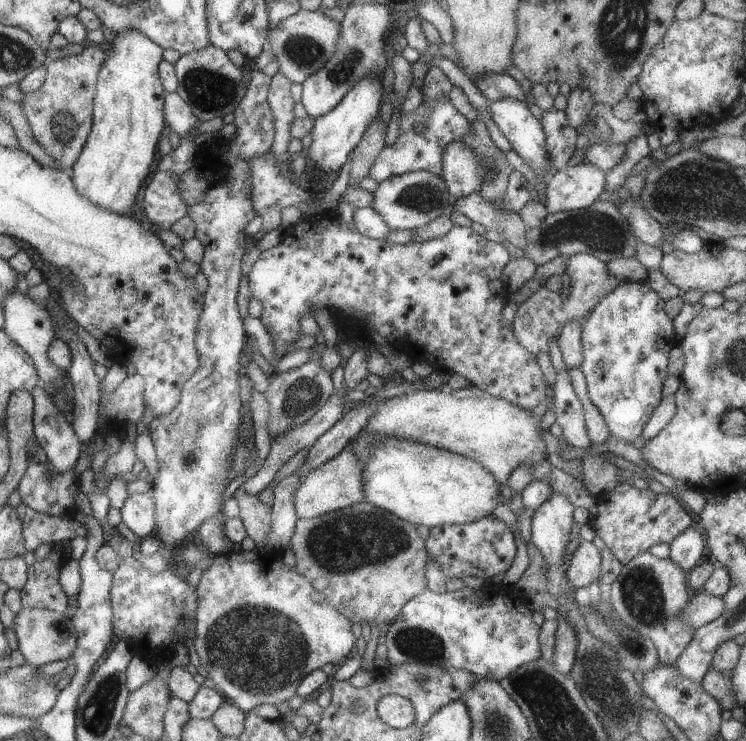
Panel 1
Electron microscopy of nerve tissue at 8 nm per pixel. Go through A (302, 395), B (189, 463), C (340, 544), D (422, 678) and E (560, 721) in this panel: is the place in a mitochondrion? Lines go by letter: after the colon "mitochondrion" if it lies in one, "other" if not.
A: mitochondrion
B: mitochondrion
C: mitochondrion
D: mitochondrion
E: mitochondrion

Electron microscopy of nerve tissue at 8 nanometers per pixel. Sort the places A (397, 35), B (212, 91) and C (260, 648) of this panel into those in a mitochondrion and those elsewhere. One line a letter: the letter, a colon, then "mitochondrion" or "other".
A: other
B: mitochondrion
C: mitochondrion

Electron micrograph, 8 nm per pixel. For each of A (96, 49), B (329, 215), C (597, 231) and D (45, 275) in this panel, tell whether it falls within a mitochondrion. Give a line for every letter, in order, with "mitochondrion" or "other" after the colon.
A: other
B: other
C: mitochondrion
D: other

